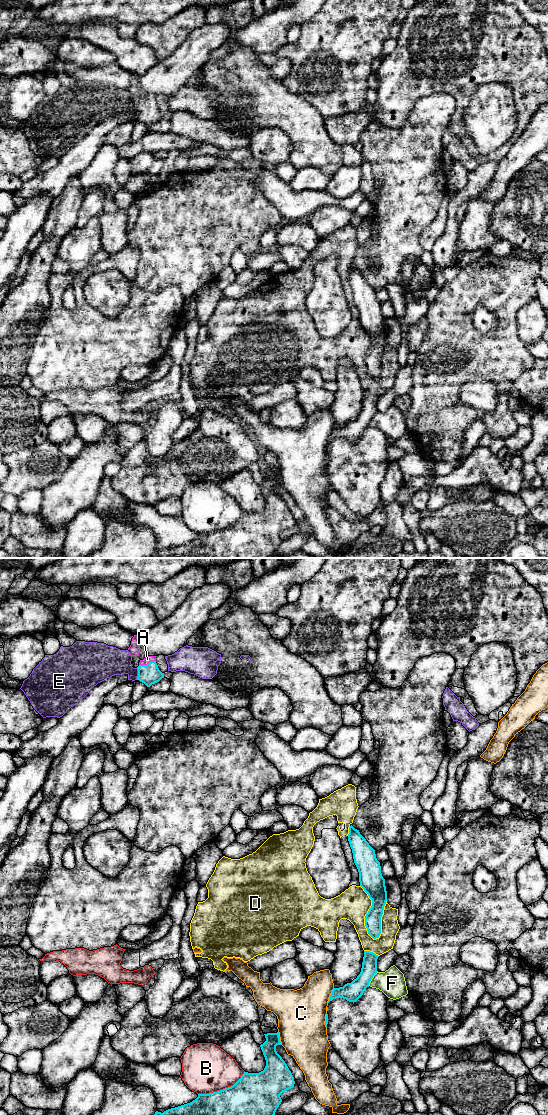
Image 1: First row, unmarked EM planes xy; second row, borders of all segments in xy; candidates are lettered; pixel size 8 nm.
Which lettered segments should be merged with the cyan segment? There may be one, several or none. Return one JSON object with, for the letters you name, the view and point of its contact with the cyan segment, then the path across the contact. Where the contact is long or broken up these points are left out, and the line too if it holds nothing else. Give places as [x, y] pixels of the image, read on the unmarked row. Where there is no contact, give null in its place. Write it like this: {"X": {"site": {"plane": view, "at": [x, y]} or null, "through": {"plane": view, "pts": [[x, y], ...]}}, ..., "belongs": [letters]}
{"A": {"site": {"plane": "xy", "at": [148, 103]}, "through": {"plane": "xy", "pts": [[149, 114], [148, 103], [147, 99]]}}, "belongs": ["A"]}

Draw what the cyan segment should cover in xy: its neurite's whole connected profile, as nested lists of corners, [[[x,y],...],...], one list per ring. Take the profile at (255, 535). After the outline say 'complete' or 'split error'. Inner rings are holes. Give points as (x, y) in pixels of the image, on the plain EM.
[[[279,472],[264,475],[266,481],[260,485],[266,500],[263,511],[244,512],[231,527],[209,534],[198,534],[192,542],[163,553],[156,551],[151,558],[273,558],[282,542],[280,535],[293,528],[295,521],[287,504],[276,491],[276,486],[281,485]]]; complete

